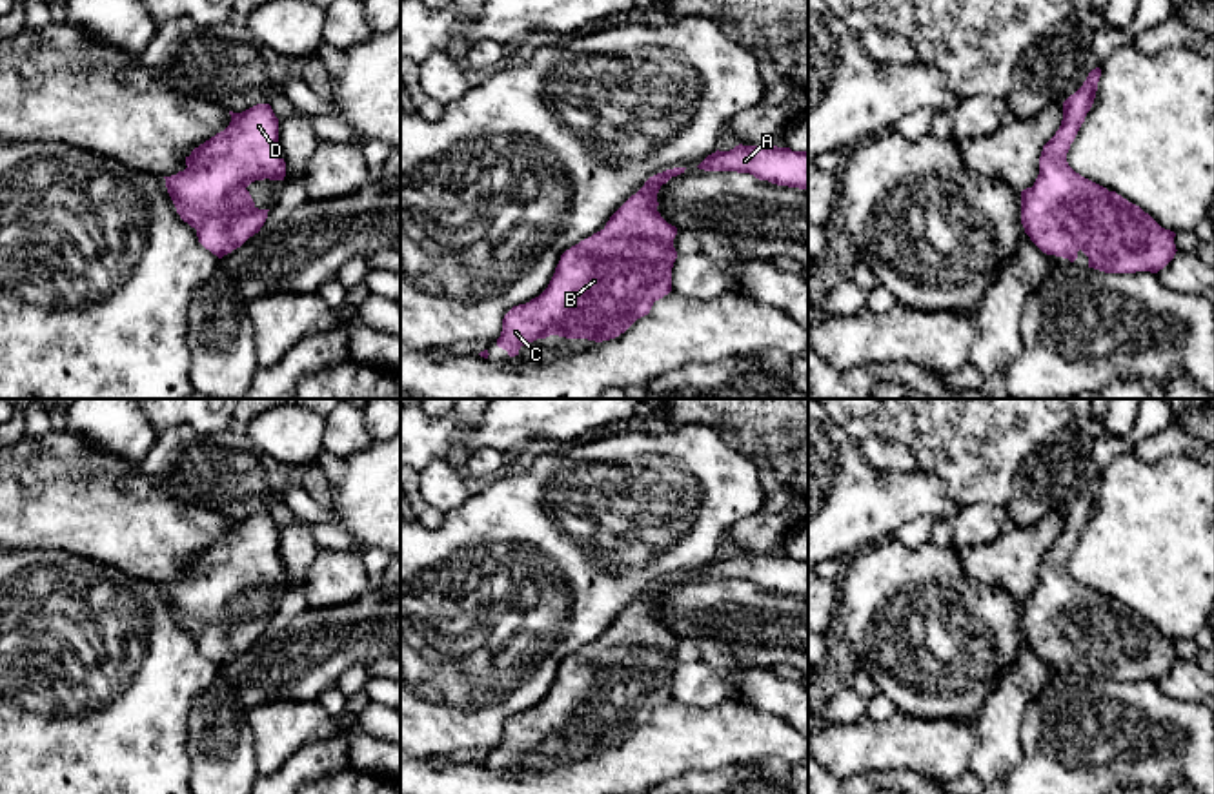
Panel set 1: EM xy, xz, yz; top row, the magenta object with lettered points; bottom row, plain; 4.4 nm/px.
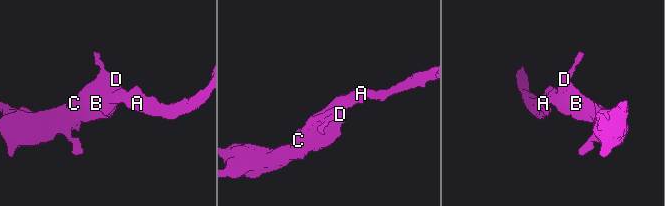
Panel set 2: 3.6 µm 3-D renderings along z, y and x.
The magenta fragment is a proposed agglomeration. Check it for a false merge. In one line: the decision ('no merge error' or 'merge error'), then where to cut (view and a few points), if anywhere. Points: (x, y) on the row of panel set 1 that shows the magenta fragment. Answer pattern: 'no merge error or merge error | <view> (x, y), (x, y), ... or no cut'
no merge error | no cut

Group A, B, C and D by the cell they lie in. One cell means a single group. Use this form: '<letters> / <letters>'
A B C D

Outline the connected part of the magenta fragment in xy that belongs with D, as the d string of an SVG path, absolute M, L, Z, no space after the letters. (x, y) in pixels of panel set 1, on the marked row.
M269 104L233 113L229 126L186 157L186 169L164 177L167 193L184 222L197 229L198 242L222 259L260 231L269 209L258 209L246 189L255 180L284 180L286 162L278 148L278 118Z

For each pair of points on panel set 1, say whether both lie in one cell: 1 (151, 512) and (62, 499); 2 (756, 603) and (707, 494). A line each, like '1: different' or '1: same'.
1: same
2: different

